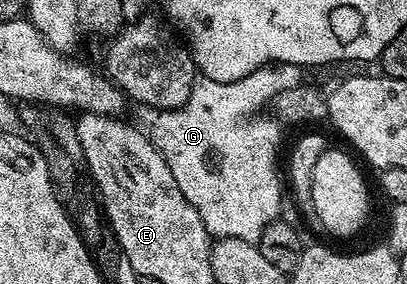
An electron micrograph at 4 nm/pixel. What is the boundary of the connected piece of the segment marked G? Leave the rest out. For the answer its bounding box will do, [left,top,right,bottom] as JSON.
[149,62,305,243]

